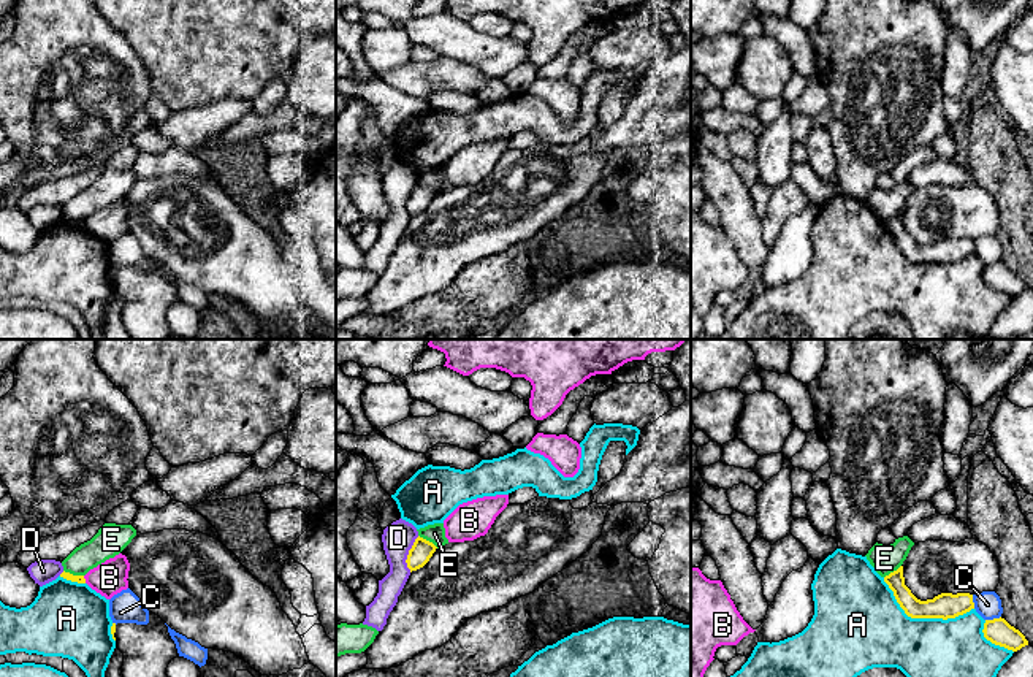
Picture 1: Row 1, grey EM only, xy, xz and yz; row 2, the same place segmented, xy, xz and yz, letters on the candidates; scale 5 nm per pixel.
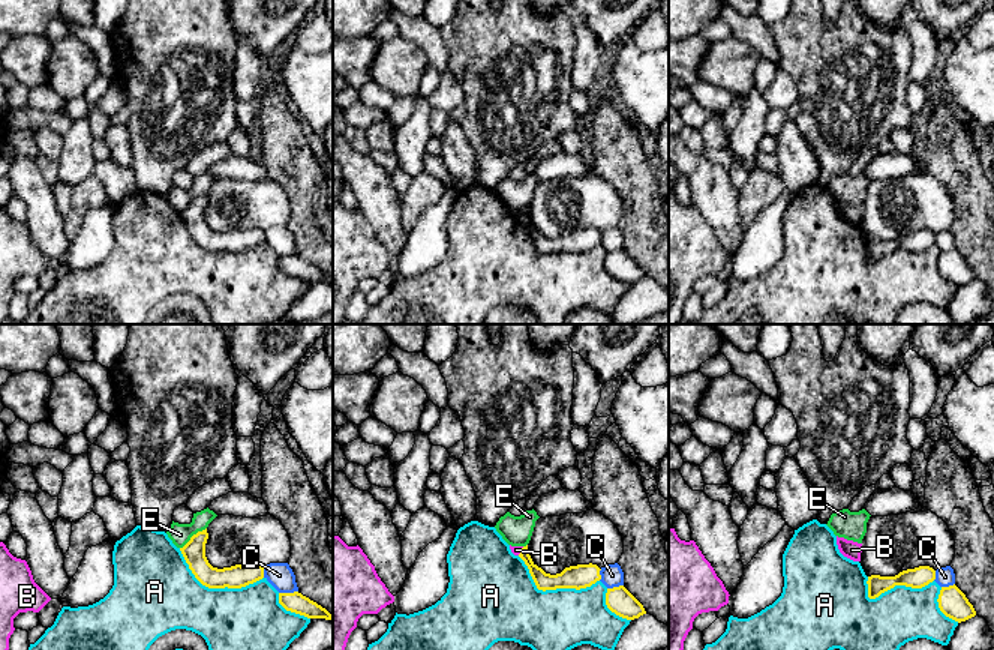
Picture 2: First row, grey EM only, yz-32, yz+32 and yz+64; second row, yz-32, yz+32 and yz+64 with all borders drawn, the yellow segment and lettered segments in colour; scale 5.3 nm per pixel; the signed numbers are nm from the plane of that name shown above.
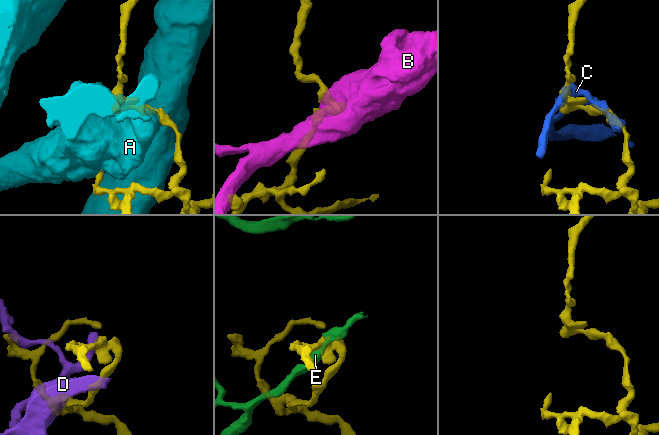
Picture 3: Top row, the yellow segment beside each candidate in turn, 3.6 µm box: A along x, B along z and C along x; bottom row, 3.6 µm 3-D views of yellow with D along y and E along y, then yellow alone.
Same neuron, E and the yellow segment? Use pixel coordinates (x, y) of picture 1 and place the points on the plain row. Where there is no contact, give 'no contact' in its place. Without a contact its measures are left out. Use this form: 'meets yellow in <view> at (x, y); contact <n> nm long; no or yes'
meets yellow in xy at (72, 219); contact 110 nm long; no

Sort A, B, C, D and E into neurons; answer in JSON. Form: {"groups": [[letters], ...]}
{"groups": [["A"], ["B"], ["C"], ["D"], ["E"]]}

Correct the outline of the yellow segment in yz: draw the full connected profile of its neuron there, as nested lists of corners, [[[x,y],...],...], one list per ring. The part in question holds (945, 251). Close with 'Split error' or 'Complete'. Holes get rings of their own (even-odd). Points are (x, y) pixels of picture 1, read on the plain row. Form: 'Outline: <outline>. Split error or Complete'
Outline: [[[903,211],[884,222],[905,258],[911,263],[955,263],[974,254],[970,238],[941,238],[933,244],[921,246],[905,230]]]. Complete

